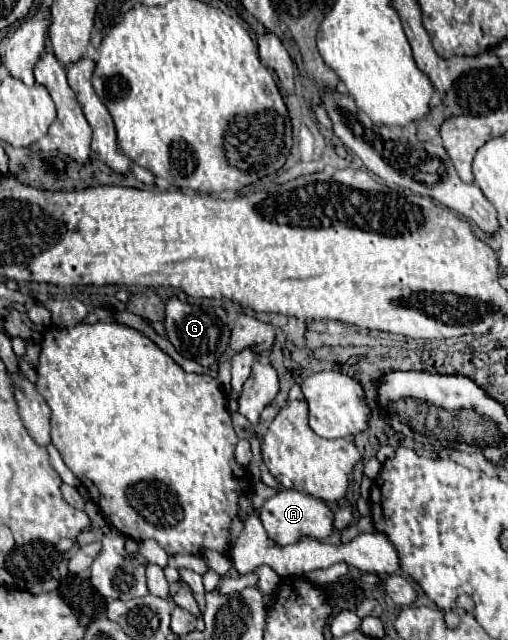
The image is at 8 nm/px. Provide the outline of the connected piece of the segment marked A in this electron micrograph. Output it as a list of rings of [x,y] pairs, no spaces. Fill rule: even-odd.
[[[281,490],[269,500],[259,510],[259,518],[267,530],[267,536],[277,544],[277,546],[289,546],[299,542],[301,538],[315,538],[315,540],[325,540],[333,532],[333,512],[317,498],[303,494],[299,490]]]

